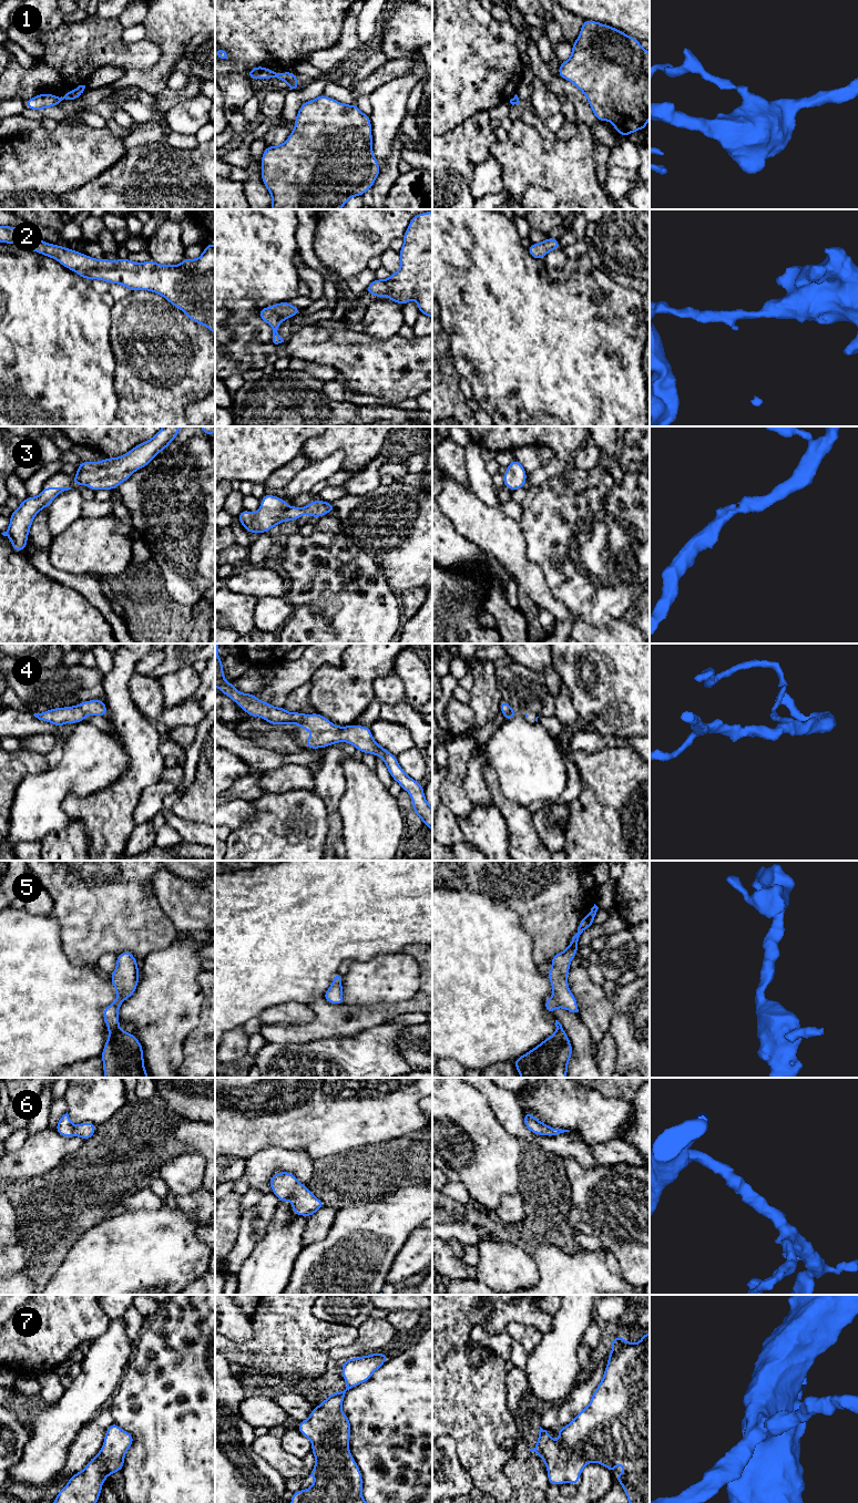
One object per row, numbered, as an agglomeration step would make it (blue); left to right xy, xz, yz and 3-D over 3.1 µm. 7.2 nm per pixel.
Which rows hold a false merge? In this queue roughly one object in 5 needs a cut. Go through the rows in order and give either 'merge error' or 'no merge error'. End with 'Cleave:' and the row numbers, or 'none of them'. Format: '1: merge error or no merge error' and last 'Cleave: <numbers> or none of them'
1: merge error
2: no merge error
3: no merge error
4: no merge error
5: no merge error
6: no merge error
7: no merge error
Cleave: 1

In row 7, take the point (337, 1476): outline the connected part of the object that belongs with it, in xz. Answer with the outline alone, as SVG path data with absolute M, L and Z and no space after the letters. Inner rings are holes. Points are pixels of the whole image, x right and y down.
M380 1351L349 1358L343 1361L341 1378L346 1381L346 1389L331 1392L319 1406L315 1407L305 1421L298 1422L297 1430L311 1441L311 1452L316 1462L311 1474L315 1482L307 1490L293 1493L290 1503L367 1503L362 1497L362 1475L349 1450L351 1427L341 1406L347 1390L368 1381L387 1360L388 1353Z

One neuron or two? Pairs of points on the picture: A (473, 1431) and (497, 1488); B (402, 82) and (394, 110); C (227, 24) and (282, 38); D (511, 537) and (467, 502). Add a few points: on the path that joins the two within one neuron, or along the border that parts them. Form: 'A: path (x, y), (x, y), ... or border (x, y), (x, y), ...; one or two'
A: path (479, 1445), (487, 1473); one
B: path (399, 89), (394, 95), (394, 103); one
C: path (241, 24), (268, 24); one
D: path (500, 535), (478, 513); one

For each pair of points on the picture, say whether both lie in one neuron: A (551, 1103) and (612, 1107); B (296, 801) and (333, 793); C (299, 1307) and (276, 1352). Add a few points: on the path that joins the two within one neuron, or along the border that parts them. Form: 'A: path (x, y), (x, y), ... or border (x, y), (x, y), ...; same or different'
A: path (567, 1104), (573, 1107), (596, 1107); same
B: border (310, 790), (320, 799), (328, 821); different
C: path (288, 1318), (285, 1321), (284, 1341); same

